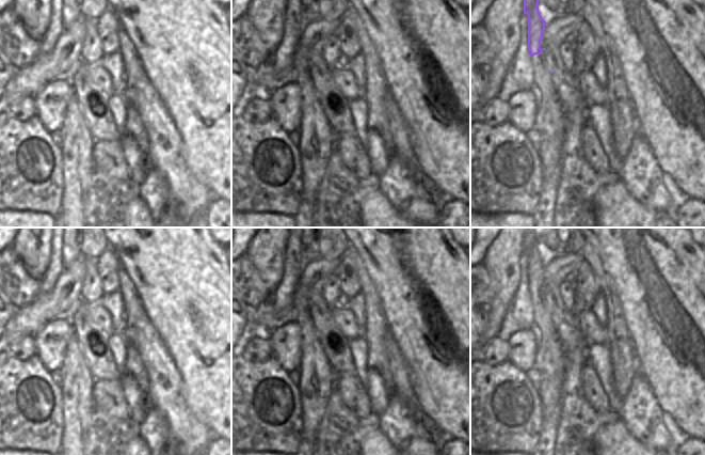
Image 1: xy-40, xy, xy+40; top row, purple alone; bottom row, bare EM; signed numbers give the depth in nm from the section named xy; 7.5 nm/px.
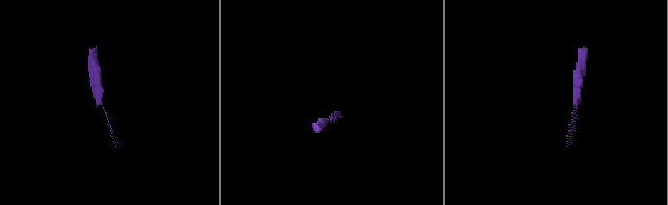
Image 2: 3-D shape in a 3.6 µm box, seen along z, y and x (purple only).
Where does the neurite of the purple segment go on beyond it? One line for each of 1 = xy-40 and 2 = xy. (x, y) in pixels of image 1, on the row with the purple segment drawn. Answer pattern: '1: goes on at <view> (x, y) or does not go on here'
1: does not go on here
2: does not go on here

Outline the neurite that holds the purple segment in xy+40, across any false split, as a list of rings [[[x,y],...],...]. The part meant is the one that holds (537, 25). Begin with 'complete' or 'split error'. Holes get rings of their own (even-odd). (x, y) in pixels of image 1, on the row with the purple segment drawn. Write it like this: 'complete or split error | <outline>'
split error | [[[524,0],[524,14],[528,15],[528,51],[534,75],[536,115],[534,128],[539,132],[539,158],[541,167],[562,161],[562,144],[566,121],[551,80],[551,72],[545,65],[541,41],[546,21],[541,16],[539,0]]]

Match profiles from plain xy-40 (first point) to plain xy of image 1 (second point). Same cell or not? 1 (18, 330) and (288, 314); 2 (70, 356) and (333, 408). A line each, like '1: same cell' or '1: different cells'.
1: same cell
2: different cells

